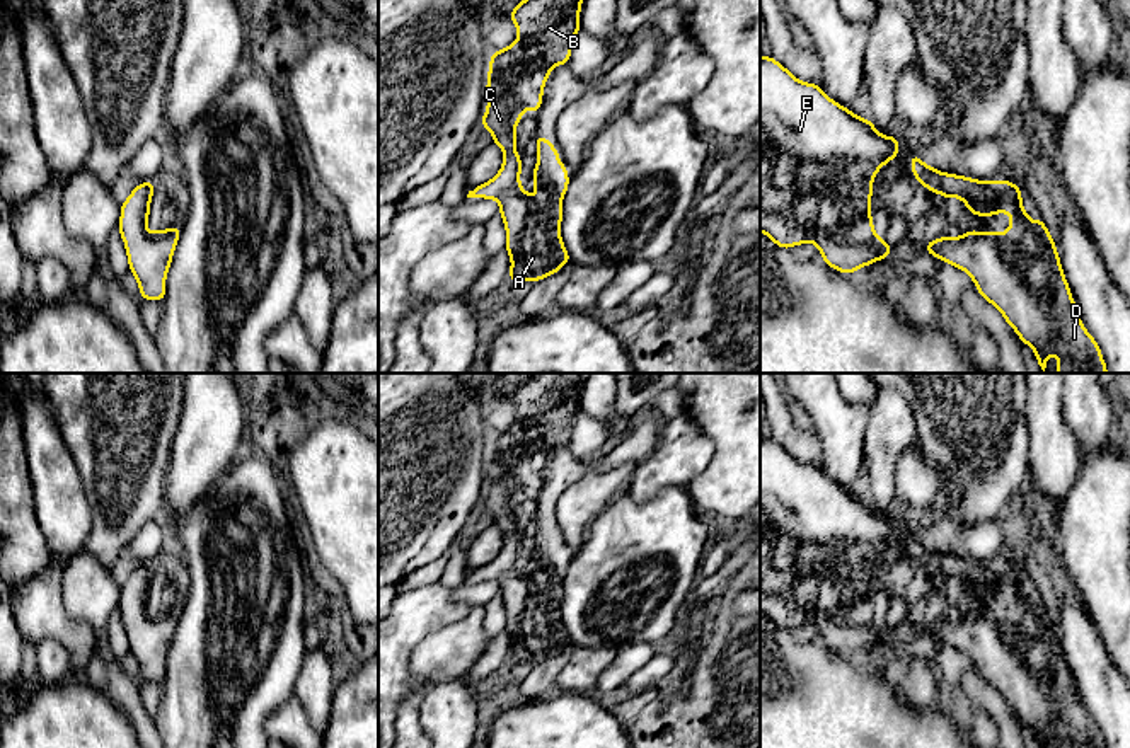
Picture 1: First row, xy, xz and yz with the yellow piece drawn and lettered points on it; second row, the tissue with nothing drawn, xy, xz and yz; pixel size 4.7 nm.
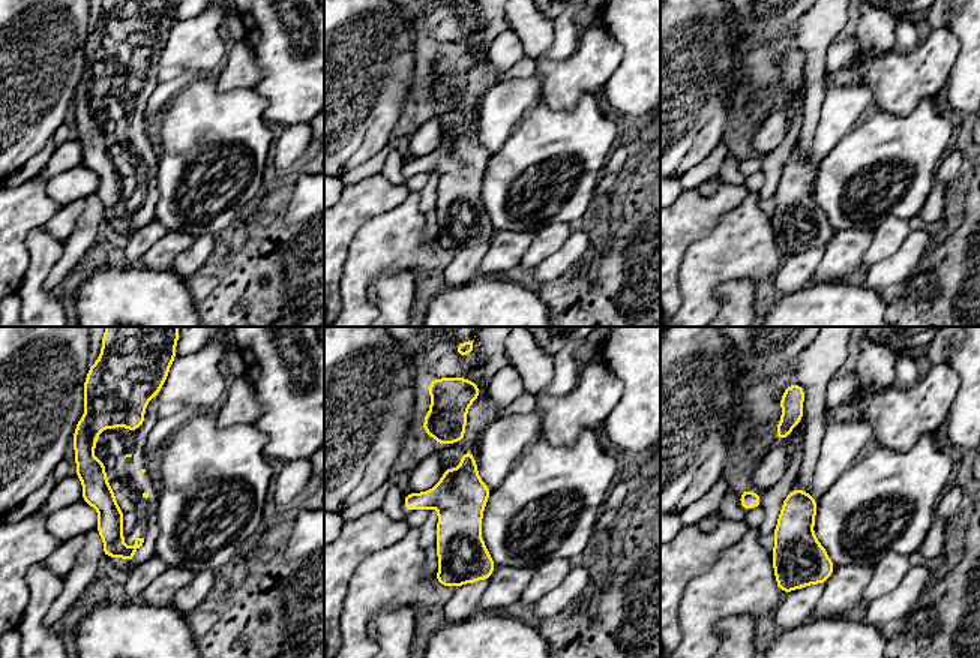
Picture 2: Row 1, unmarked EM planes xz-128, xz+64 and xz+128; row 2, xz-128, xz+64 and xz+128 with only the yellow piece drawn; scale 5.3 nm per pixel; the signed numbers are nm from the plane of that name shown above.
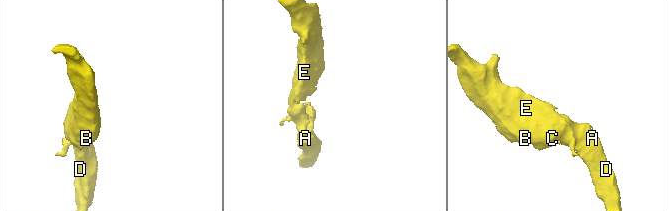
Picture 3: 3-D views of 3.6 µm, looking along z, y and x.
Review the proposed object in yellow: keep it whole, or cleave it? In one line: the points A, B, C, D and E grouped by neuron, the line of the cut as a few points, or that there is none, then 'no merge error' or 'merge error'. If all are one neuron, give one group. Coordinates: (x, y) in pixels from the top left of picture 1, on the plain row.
A B C D E; no cut; no merge error

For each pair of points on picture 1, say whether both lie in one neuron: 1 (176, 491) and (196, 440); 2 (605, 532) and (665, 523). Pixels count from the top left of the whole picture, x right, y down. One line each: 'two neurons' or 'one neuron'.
1: one neuron
2: one neuron

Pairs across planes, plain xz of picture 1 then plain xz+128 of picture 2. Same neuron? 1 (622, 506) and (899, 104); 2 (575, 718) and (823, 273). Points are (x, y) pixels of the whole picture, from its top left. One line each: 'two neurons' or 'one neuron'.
1: two neurons
2: two neurons

